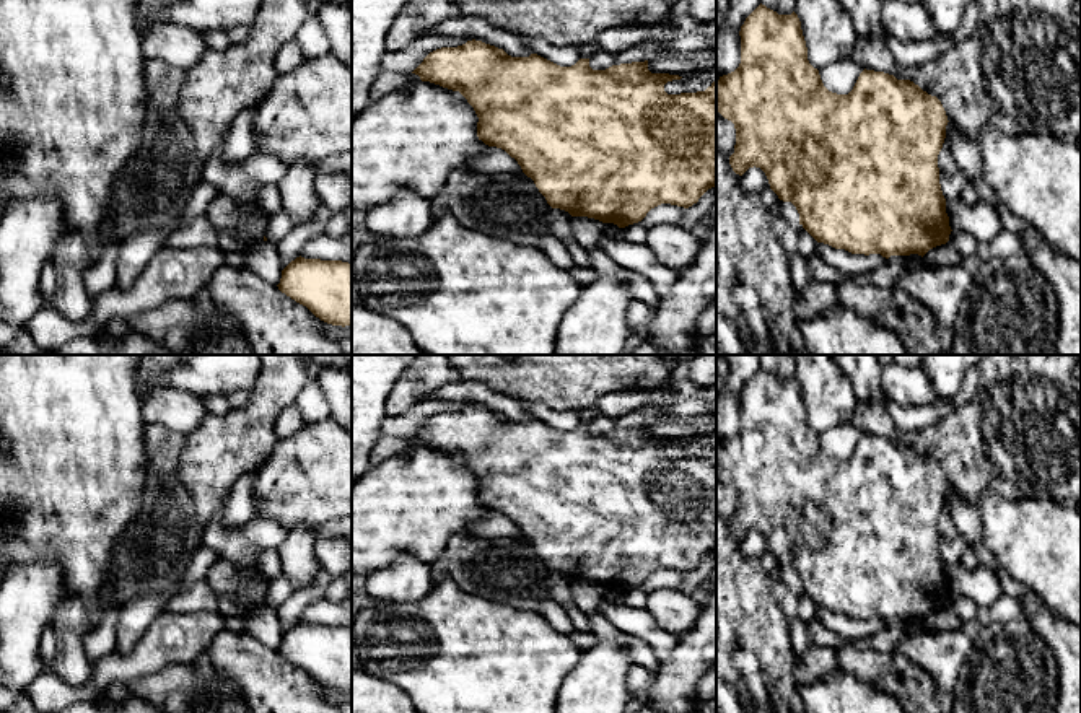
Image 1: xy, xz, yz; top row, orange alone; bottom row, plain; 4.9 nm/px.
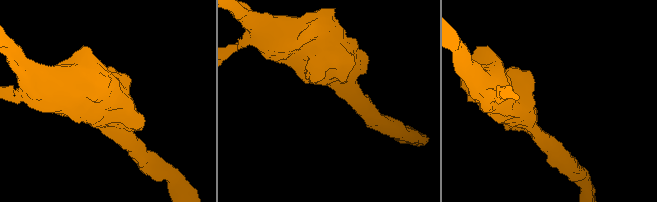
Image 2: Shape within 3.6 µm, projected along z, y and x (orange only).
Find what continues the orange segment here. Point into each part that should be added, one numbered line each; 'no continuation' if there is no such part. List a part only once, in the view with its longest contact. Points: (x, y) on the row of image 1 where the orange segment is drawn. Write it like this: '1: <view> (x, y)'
no continuation

